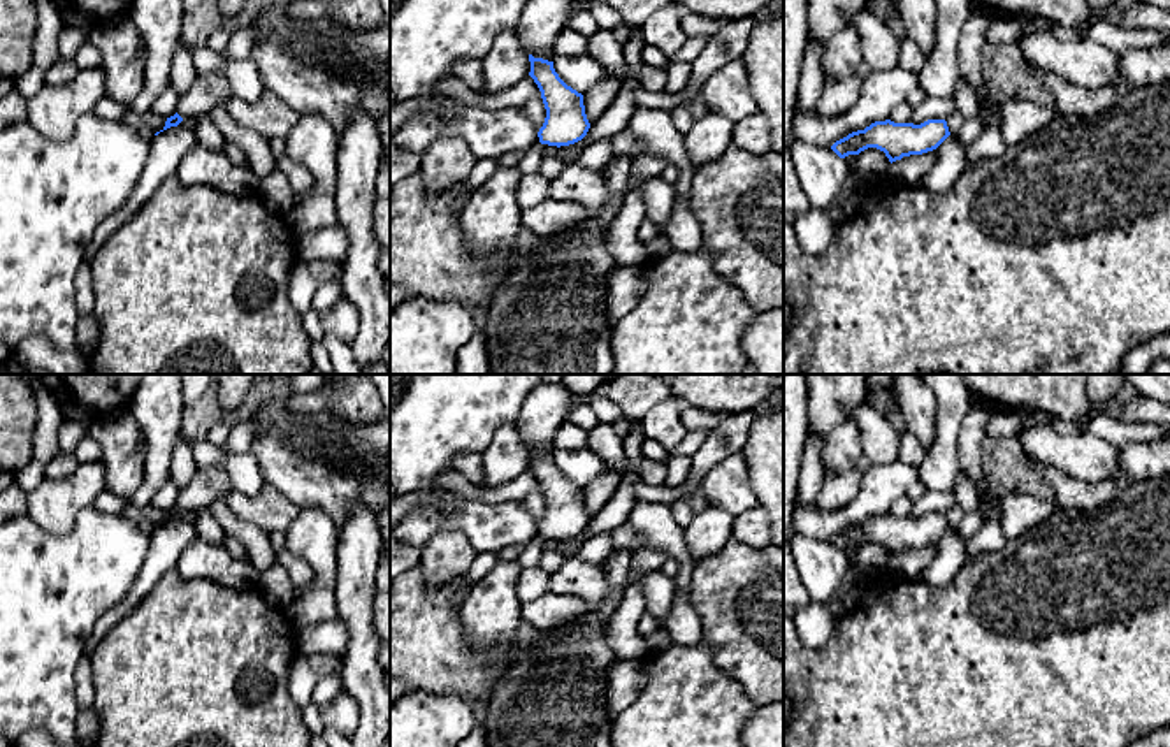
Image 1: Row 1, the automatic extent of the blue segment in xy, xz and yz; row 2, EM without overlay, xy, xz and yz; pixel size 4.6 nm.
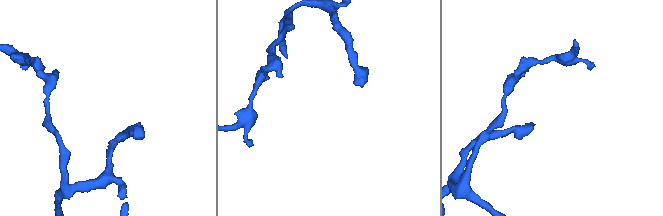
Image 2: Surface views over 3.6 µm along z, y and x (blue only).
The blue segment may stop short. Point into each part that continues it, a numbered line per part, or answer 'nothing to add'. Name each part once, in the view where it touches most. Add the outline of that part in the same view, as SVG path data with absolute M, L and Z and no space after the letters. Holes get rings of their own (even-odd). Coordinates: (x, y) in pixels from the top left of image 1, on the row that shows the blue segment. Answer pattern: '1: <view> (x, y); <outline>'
1: xy (208, 90); M197 74L191 88L179 98L177 114L188 116L207 114L218 102L230 98L230 86L220 74Z

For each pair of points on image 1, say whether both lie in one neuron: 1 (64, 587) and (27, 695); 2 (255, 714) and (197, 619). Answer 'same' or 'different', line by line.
1: same
2: same

